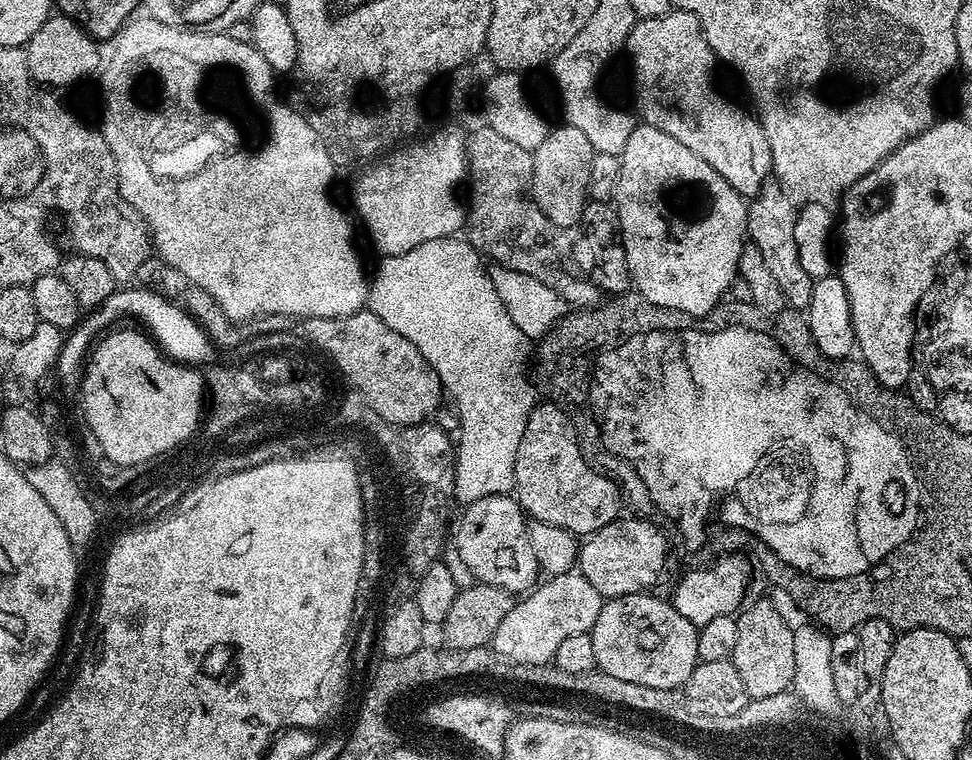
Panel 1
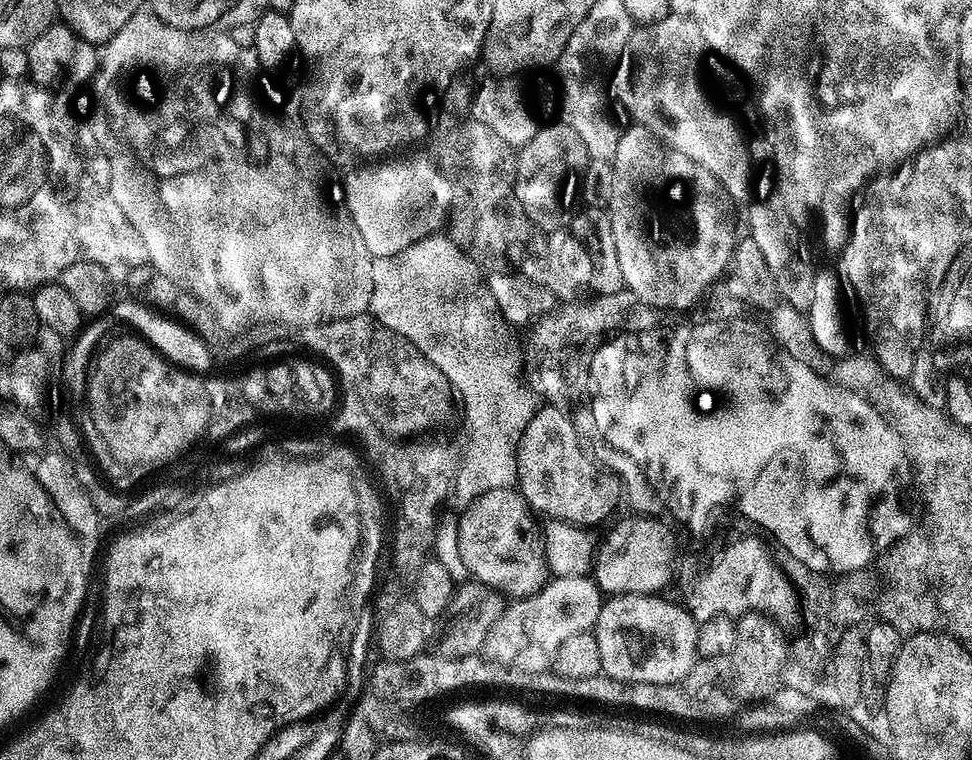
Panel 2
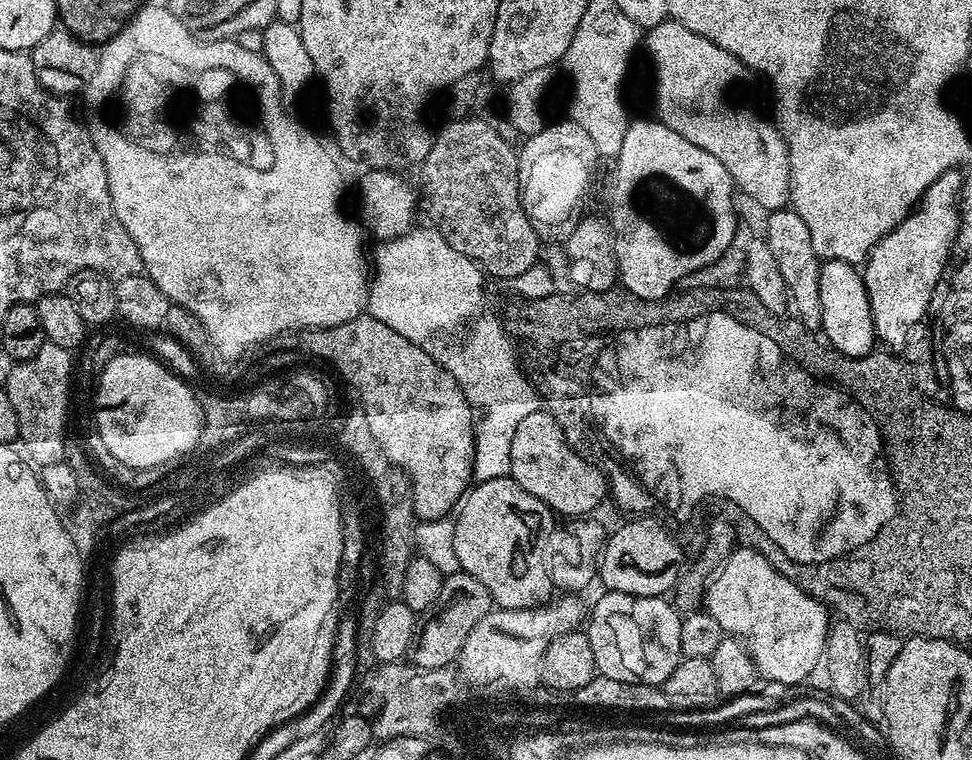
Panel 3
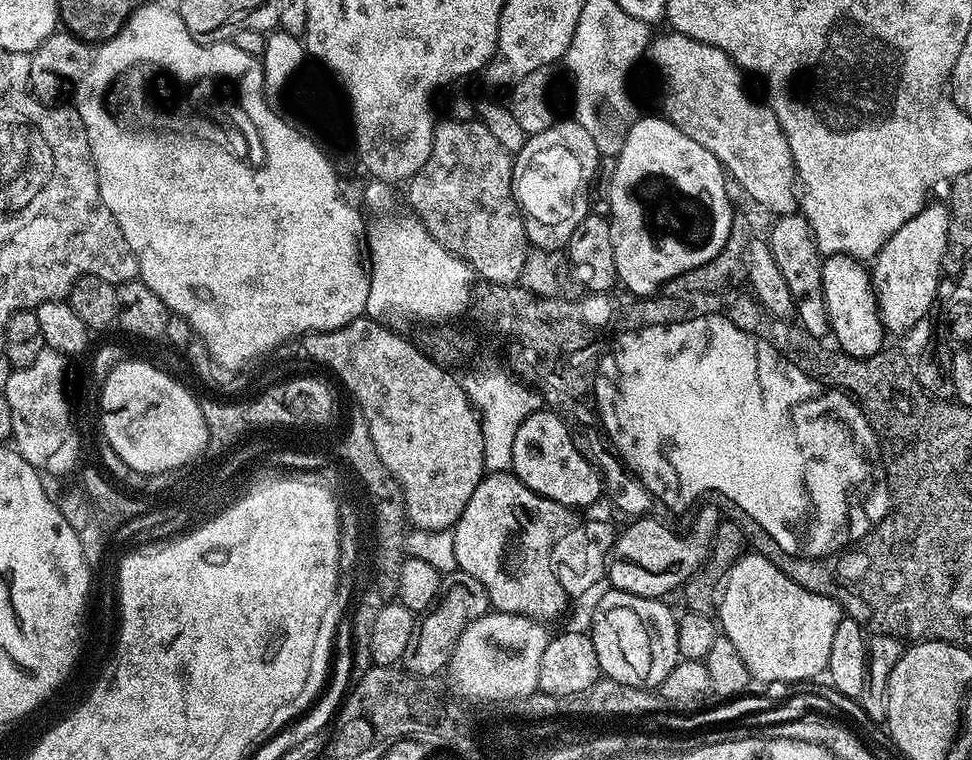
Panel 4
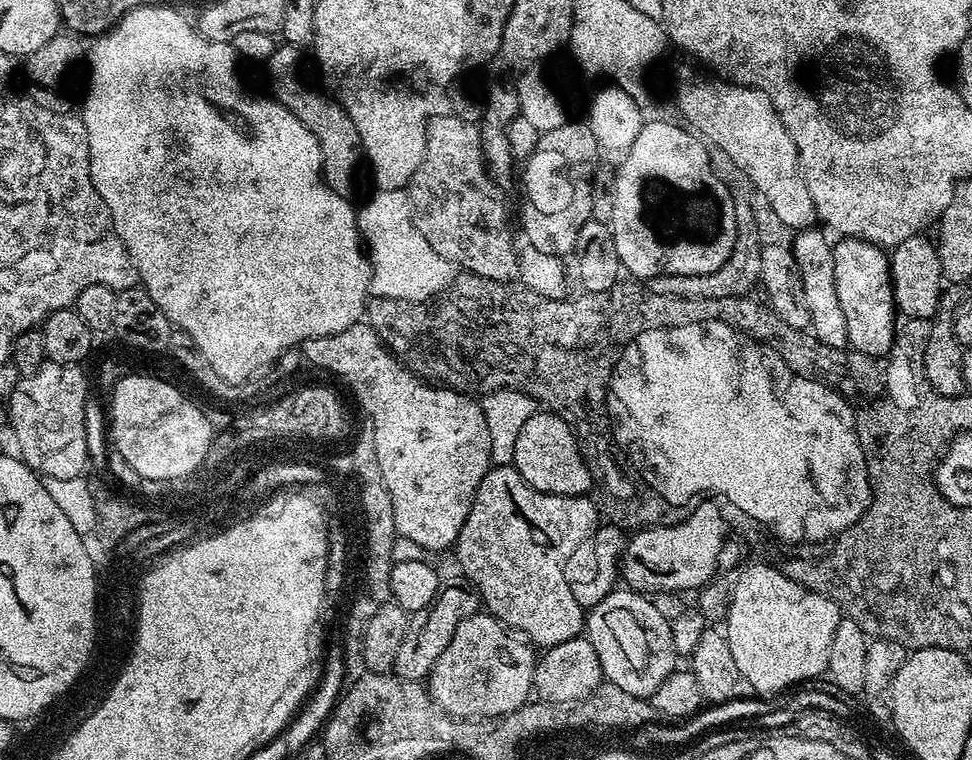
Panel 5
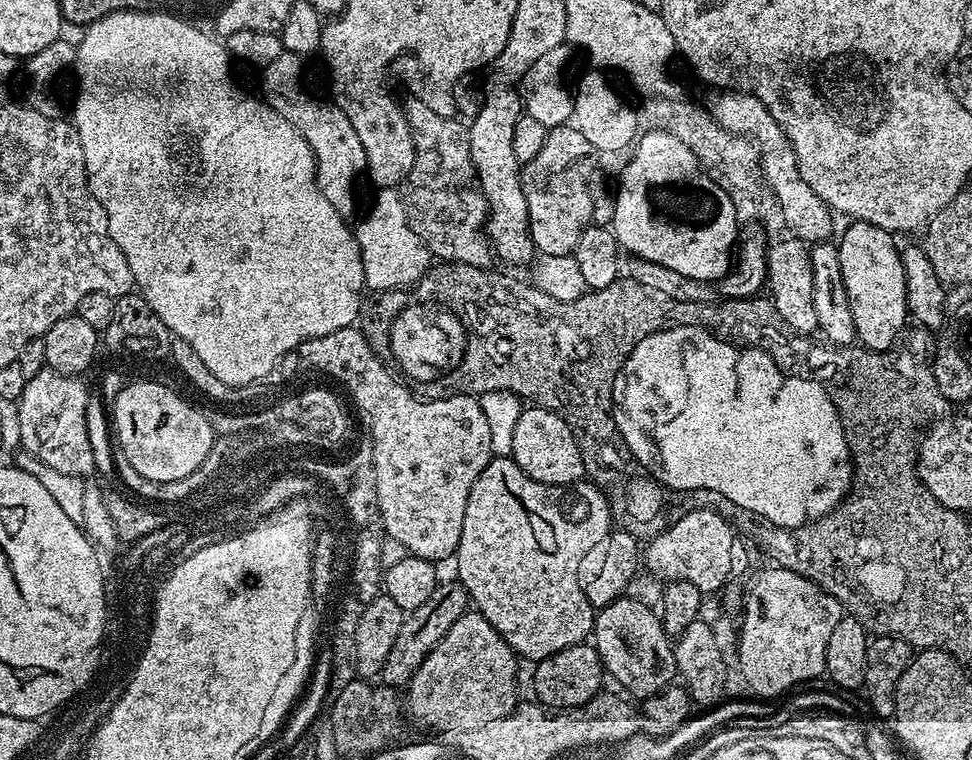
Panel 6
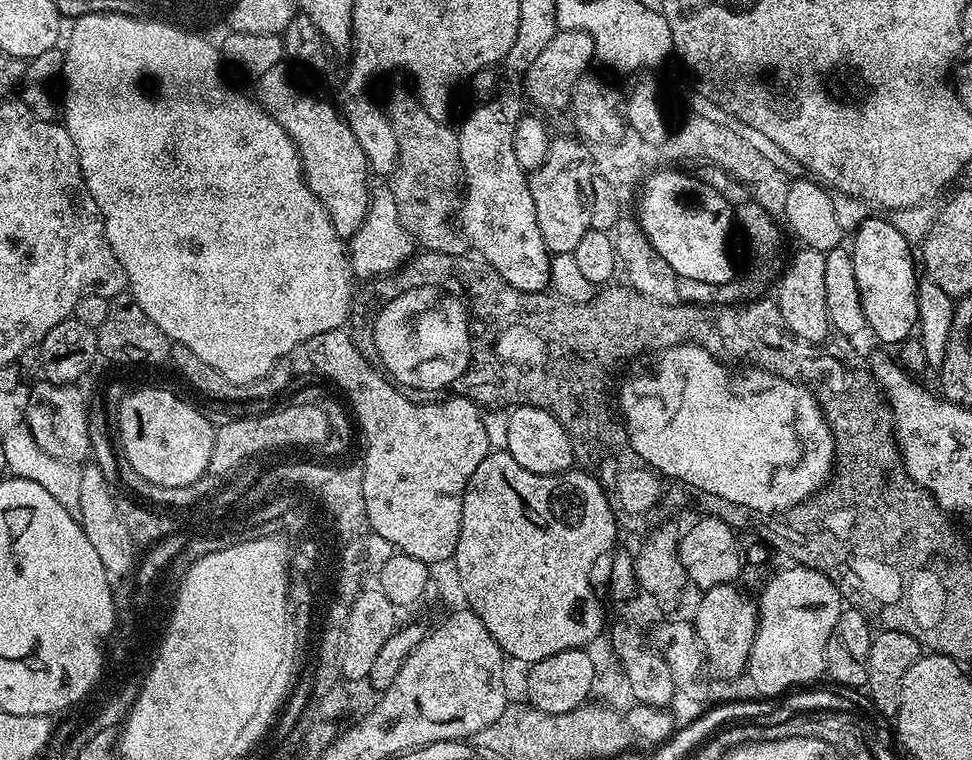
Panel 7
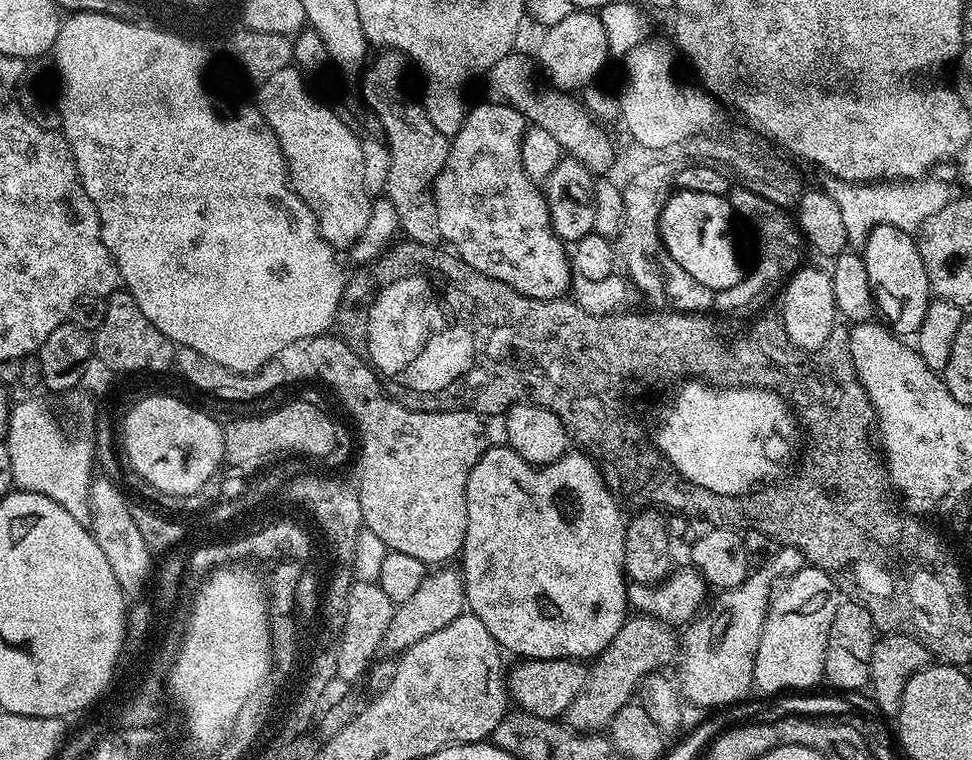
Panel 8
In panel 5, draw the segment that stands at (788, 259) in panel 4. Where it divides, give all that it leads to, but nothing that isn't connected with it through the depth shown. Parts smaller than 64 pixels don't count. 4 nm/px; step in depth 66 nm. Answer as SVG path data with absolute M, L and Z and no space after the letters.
M819 227L801 228L790 240L792 258L796 263L796 272L800 276L802 298L806 302L806 310L810 314L810 332L820 344L831 348L848 348L848 335L846 334L846 318L842 315L842 306L838 303L838 292L834 286L834 258L832 257L832 244L822 233Z

